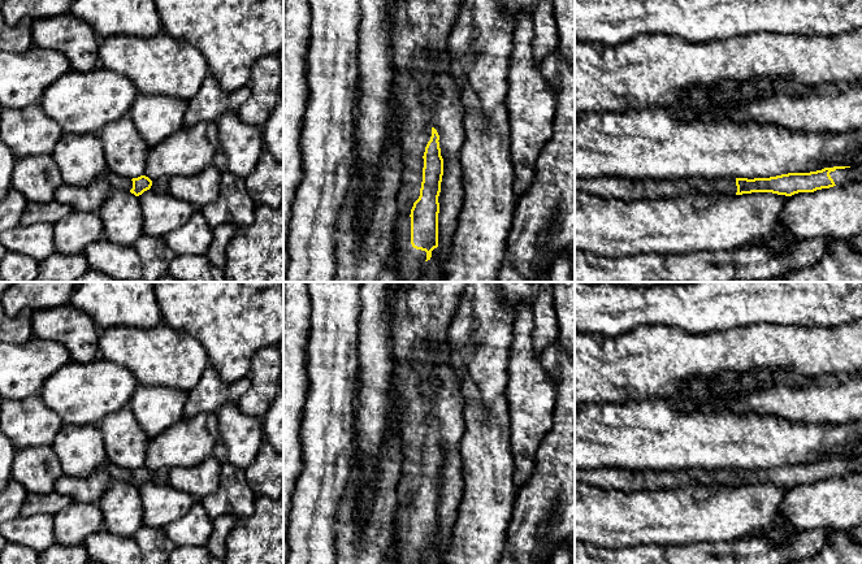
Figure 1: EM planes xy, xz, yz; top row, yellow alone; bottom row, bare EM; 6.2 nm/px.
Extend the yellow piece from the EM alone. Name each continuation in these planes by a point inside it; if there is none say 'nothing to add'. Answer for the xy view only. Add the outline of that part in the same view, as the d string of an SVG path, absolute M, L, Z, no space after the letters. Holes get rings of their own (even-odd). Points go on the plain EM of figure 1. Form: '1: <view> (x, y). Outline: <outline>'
1: xy (116, 473). Outline: M109 465L107 469L111 473L112 480L124 480L126 482L130 482L133 480L131 469L121 469L113 465Z

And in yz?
1: yz (840, 468). Outline: M862 455L845 460L836 460L829 464L836 477L844 477L853 473L862 473Z
2: yz (722, 476). Outline: M699 468L688 469L686 473L697 482L705 486L711 486L715 483L720 485L736 485L737 477L736 470L732 469L718 469L718 470L705 470Z

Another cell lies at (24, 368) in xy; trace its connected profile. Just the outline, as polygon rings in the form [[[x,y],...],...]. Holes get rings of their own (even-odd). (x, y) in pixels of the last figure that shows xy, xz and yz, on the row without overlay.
[[[33,337],[29,342],[0,343],[0,396],[22,400],[40,395],[44,382],[70,360],[68,348],[56,340]]]

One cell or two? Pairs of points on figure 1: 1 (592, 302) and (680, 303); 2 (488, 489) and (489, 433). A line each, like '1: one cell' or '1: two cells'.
1: one cell
2: one cell

